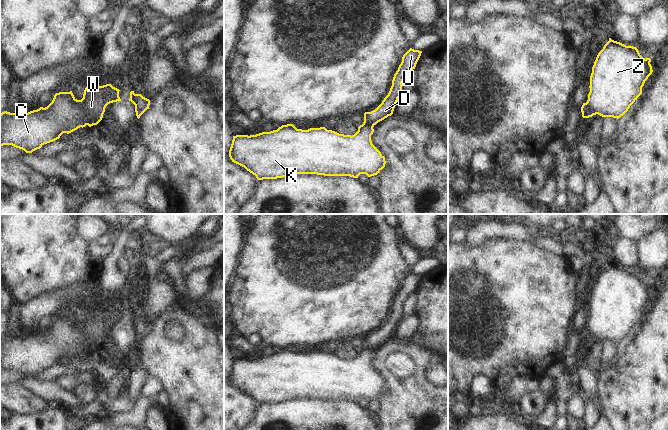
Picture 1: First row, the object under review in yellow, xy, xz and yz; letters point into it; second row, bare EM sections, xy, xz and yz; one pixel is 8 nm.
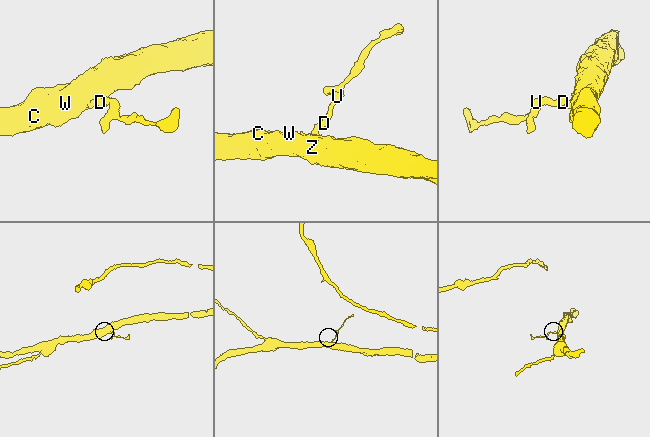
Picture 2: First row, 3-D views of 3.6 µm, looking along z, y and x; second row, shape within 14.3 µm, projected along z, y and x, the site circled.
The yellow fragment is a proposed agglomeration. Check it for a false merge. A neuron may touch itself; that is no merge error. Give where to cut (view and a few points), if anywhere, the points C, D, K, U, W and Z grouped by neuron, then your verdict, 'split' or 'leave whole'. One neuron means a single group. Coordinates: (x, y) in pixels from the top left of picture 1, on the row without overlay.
no cut | C D K U W Z | leave whole

